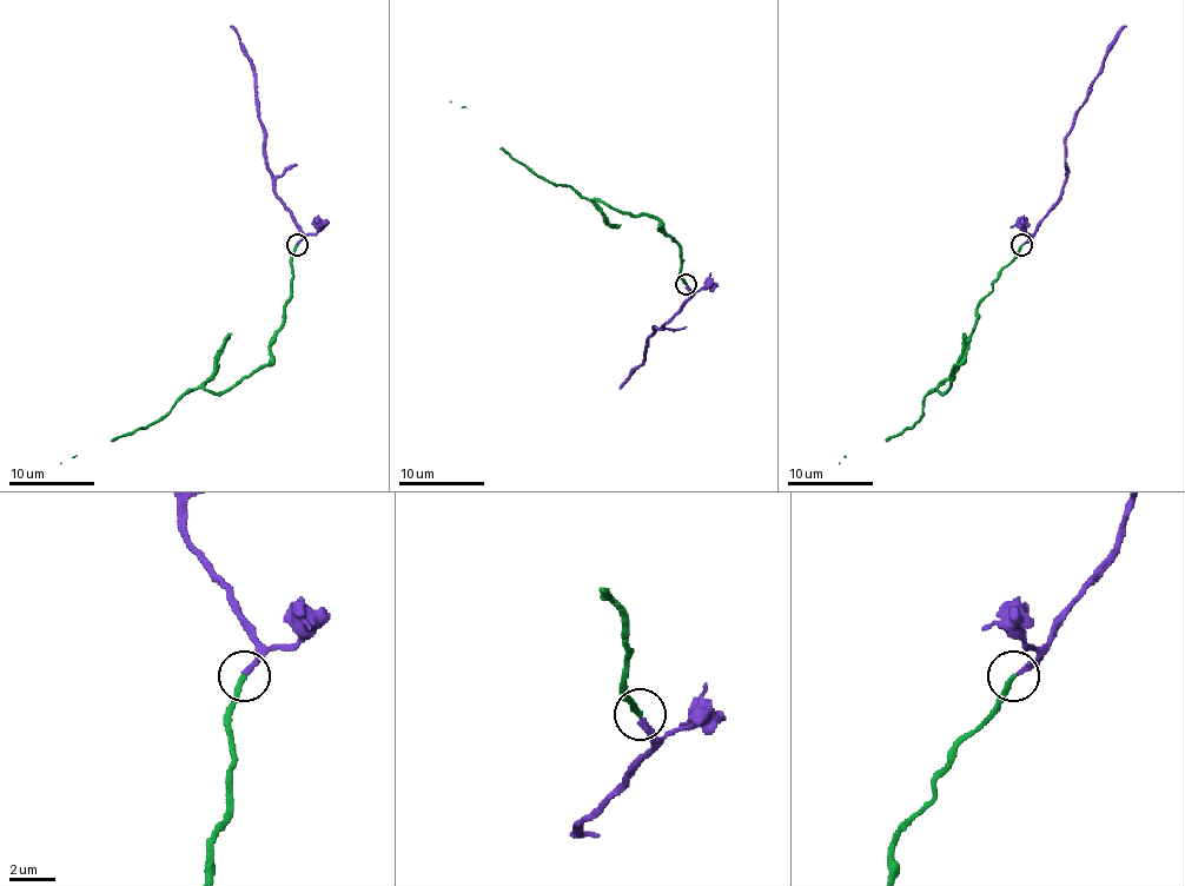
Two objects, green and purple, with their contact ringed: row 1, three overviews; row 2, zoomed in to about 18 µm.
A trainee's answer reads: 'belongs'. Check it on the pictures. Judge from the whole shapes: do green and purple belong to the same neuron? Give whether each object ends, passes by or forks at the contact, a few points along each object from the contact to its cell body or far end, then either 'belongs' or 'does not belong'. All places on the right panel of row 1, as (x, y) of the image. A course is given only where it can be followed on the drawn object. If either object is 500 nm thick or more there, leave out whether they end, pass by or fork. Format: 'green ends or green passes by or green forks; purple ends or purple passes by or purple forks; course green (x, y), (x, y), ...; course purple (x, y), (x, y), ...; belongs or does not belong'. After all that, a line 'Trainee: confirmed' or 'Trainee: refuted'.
green ends; purple ends; course green (1021, 244), (977, 308), (966, 357), (942, 392), (934, 389), (924, 399), (924, 412), (908, 429), (839, 463); course purple (1024, 244), (1034, 236), (1034, 229), (1061, 191), (1066, 178), (1066, 133), (1113, 38), (1125, 25); belongs
Trainee: confirmed

